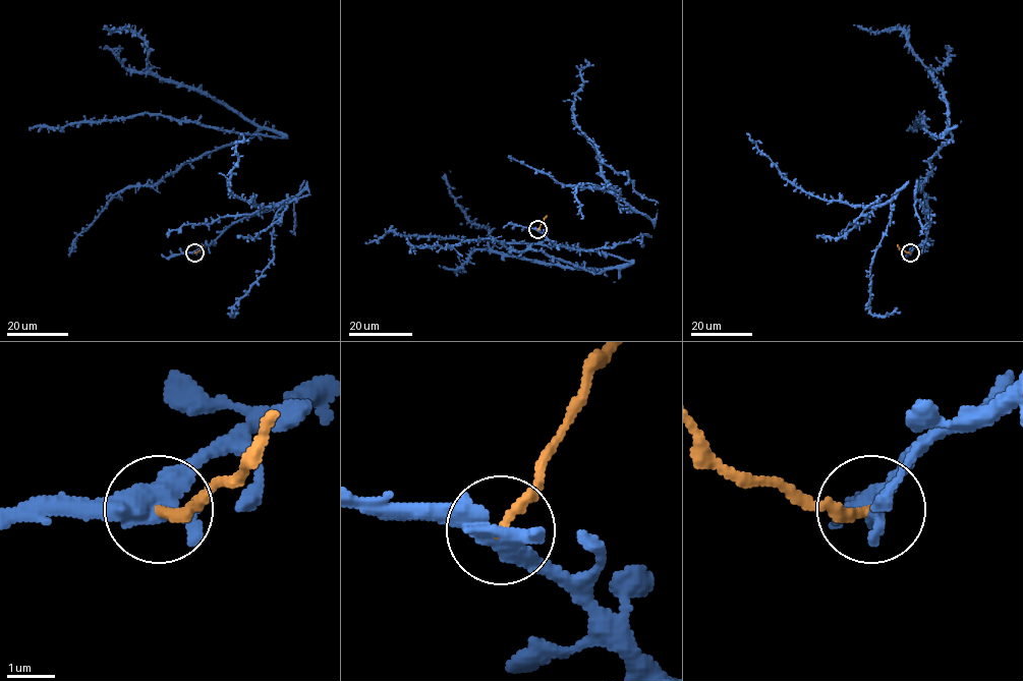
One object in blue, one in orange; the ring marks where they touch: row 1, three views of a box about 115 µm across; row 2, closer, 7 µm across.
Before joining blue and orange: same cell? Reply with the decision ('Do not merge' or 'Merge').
Do not merge

